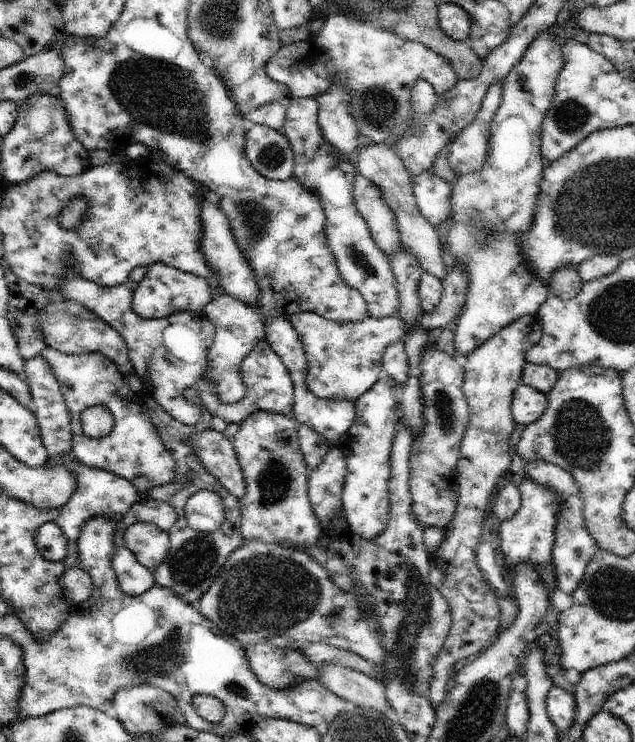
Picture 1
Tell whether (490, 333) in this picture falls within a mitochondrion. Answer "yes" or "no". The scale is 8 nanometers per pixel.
no

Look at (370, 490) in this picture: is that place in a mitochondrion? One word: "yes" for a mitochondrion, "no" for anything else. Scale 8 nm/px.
no

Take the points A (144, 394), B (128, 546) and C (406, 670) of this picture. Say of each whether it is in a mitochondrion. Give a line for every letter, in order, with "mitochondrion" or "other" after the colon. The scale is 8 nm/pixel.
A: other
B: other
C: mitochondrion

